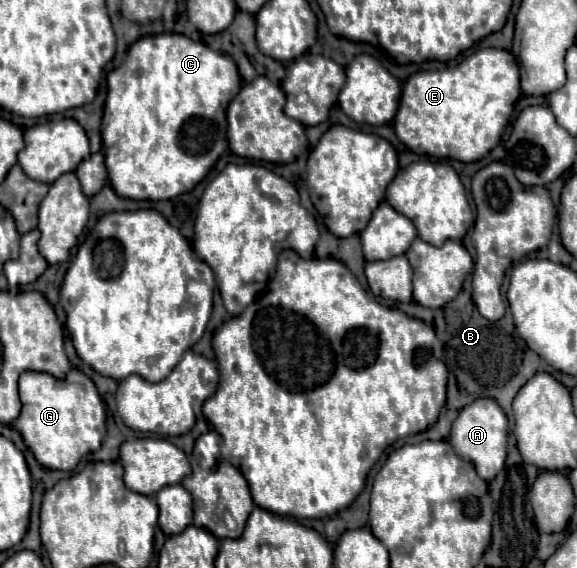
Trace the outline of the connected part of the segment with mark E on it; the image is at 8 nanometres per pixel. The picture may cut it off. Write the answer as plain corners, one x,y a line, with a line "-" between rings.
498,48
476,50
454,68
412,74
402,88
394,132
416,154
476,162
498,144
518,98
514,54

